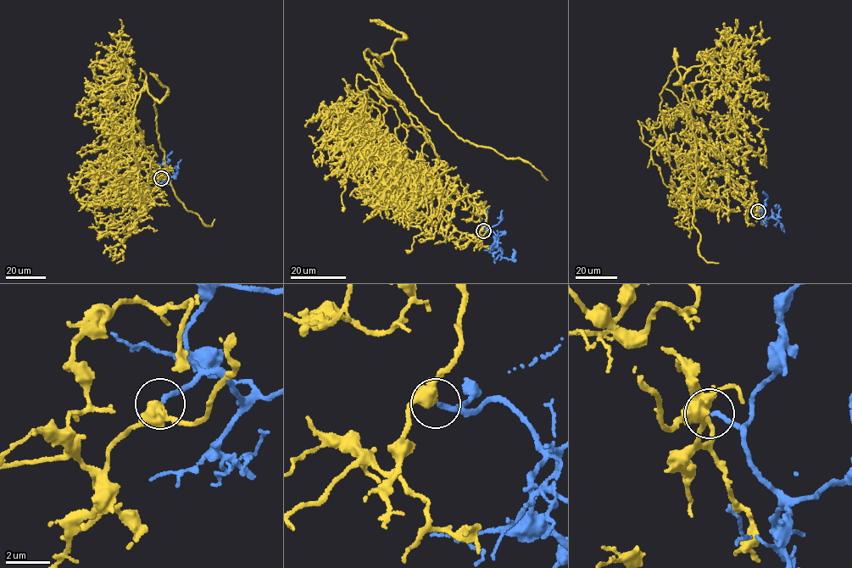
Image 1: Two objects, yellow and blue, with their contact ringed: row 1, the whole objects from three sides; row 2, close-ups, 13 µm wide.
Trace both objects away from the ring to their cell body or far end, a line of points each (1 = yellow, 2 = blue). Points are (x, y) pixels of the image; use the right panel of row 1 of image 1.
1: (759, 210), (665, 88), (706, 55), (720, 78), (691, 83), (695, 99), (677, 105), (699, 142)
2: (759, 211), (767, 219), (772, 217), (778, 219), (782, 230), (782, 223)

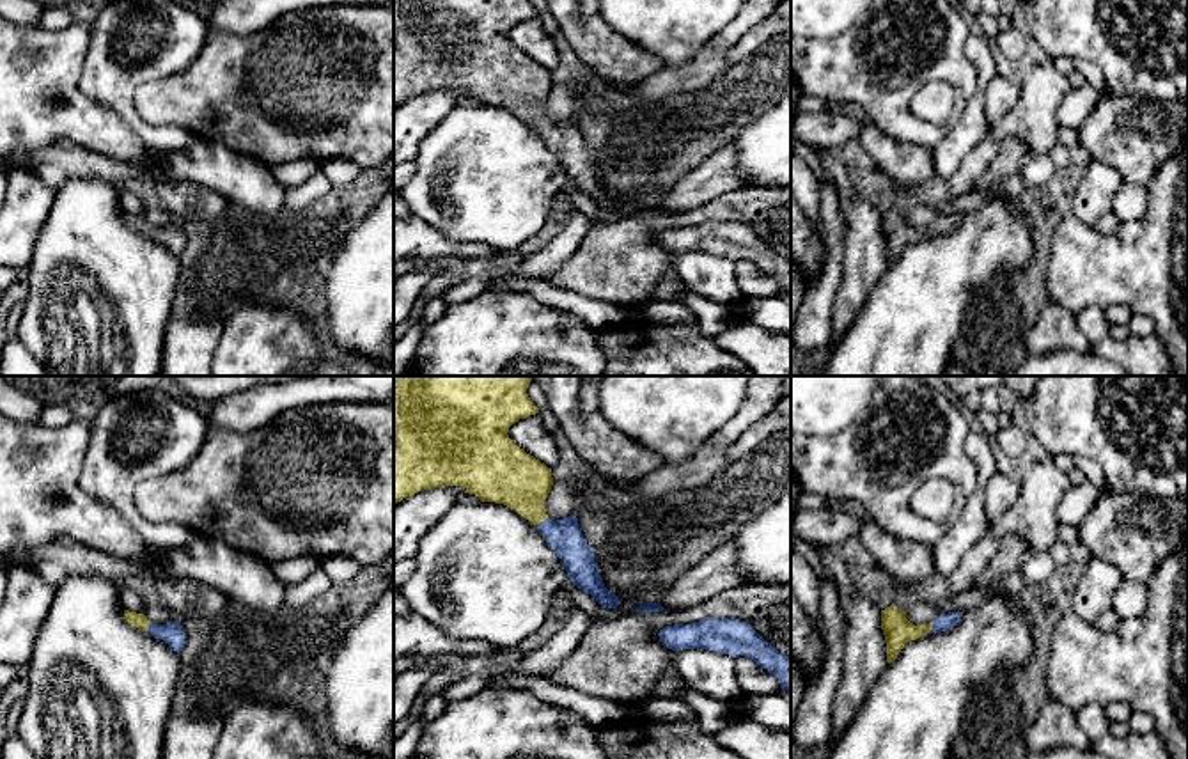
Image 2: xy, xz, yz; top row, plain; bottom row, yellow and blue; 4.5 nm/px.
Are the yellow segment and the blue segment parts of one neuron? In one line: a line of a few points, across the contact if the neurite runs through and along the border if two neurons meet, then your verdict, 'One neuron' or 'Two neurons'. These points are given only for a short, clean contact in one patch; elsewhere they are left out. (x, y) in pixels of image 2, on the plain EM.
Line: xy (140, 224), (148, 229), (172, 236). One neuron

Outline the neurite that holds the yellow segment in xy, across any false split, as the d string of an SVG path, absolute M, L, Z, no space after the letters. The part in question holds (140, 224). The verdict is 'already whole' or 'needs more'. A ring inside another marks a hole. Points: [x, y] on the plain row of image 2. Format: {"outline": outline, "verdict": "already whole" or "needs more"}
{"outline": "M124 213L124 222L154 241L163 243L174 255L181 255L186 245L186 236L181 225L168 223L167 227L152 227L144 216Z", "verdict": "needs more"}

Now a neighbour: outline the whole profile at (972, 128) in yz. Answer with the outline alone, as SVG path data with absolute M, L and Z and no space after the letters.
M970 34L966 39L966 57L979 73L979 87L957 122L931 149L938 177L949 179L959 170L966 156L975 151L991 131L988 122L986 90L998 76L997 60L984 35Z

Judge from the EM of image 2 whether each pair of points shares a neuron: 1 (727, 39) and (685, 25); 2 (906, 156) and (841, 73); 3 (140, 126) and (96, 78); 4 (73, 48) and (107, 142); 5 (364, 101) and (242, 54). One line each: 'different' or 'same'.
1: different
2: different
3: same
4: same
5: same

